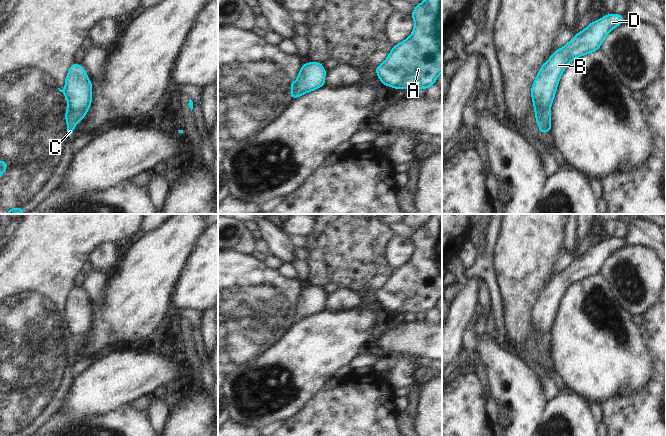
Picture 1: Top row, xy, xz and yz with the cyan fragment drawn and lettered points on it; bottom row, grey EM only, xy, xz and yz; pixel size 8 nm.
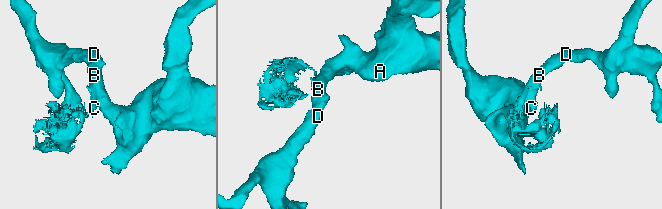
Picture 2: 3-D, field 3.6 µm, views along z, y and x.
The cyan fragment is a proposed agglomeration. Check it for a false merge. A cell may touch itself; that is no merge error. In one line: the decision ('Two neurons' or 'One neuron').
Two neurons

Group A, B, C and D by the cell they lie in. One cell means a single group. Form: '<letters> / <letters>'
A B D / C

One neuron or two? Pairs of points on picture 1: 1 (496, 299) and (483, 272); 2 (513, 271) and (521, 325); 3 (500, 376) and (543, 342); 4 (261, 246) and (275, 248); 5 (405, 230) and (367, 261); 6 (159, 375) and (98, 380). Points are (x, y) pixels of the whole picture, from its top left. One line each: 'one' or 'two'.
1: one
2: one
3: two
4: two
5: two
6: one

